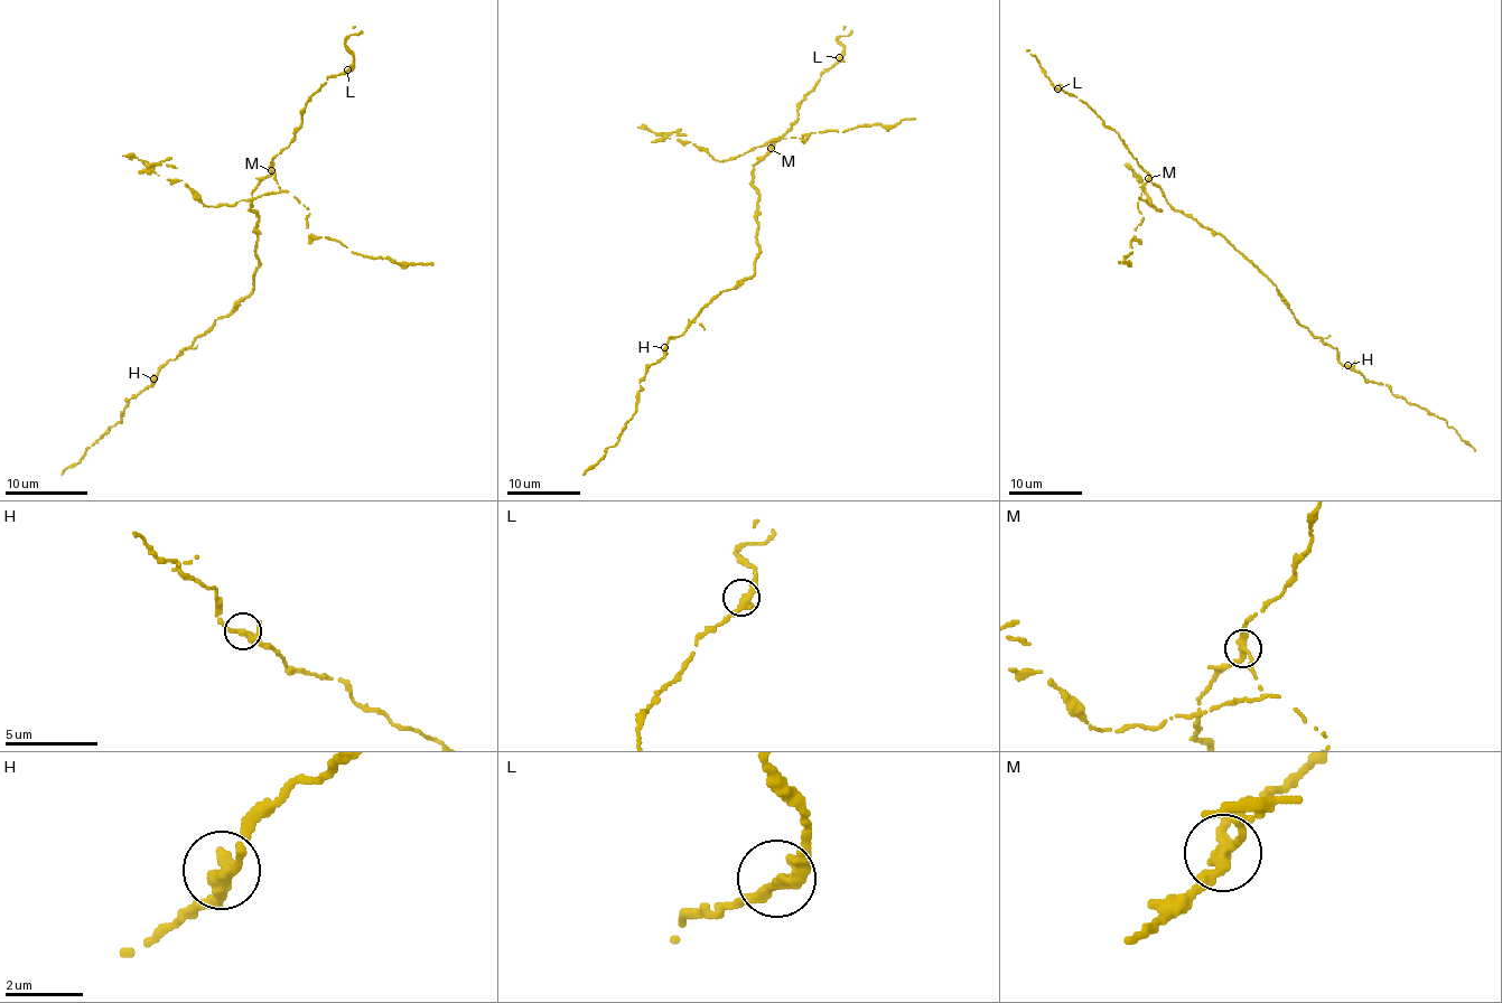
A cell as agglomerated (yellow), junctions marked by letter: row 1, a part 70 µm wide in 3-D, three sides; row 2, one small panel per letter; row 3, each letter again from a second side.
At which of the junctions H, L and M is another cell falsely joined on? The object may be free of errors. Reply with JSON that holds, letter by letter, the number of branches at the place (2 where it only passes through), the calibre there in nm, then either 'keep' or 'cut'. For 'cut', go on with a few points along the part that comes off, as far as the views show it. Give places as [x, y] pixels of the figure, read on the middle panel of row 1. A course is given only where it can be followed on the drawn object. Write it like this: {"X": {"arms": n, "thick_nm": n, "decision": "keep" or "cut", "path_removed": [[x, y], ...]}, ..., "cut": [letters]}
{"H": {"arms": 3, "thick_nm": 280, "decision": "keep"}, "L": {"arms": 3, "thick_nm": 280, "decision": "keep"}, "M": {"arms": 3, "thick_nm": 280, "decision": "cut", "path_removed": [[770, 148], [780, 139], [796, 137], [803, 142], [803, 134], [857, 125], [894, 125], [914, 119]]}, "cut": ["M"]}

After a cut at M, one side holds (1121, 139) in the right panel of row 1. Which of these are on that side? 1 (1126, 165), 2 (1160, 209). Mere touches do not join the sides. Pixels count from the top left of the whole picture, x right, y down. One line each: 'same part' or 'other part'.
1: other part
2: other part

